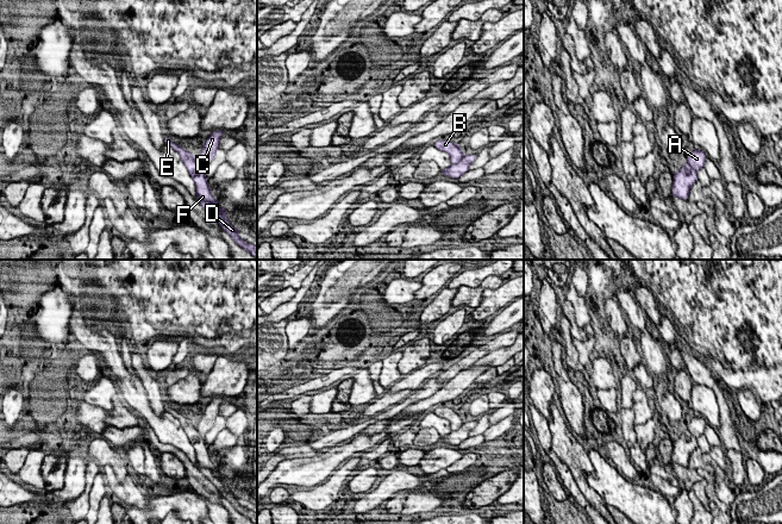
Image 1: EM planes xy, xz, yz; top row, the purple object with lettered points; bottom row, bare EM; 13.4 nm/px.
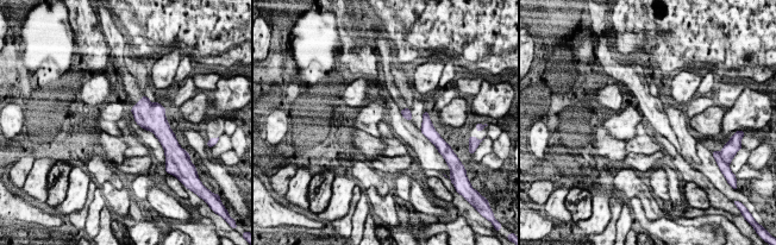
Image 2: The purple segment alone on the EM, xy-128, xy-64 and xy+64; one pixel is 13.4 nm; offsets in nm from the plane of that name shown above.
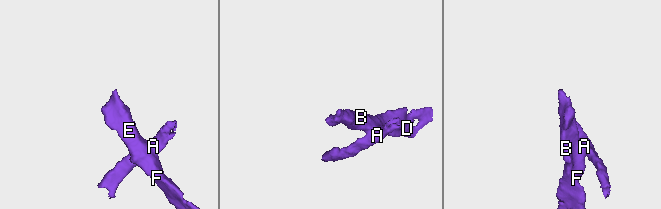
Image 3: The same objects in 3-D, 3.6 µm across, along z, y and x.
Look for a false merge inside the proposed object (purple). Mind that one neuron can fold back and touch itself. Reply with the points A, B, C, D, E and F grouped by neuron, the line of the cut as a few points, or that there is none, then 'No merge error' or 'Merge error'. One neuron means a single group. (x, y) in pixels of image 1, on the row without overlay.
Groups: A C / B D E F. Split along xy (193, 424), (202, 437). Merge error

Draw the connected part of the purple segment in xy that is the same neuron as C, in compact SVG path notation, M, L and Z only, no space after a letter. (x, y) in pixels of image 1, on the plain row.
M213 398L212 401L206 406L201 419L194 424L195 429L202 437L213 426L223 399L224 398Z

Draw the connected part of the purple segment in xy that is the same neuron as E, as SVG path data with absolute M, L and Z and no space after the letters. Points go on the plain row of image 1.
M163 404L165 412L171 413L181 424L184 430L188 439L190 441L195 454L198 468L201 473L212 481L212 484L217 487L217 489L223 494L225 499L227 499L232 506L243 516L248 517L252 523L257 524L257 513L252 512L239 504L239 498L236 493L232 493L226 482L225 472L223 472L221 478L217 478L213 472L220 472L214 463L211 461L206 443L204 437L195 429L194 423L186 418L183 414L175 411L169 404Z

